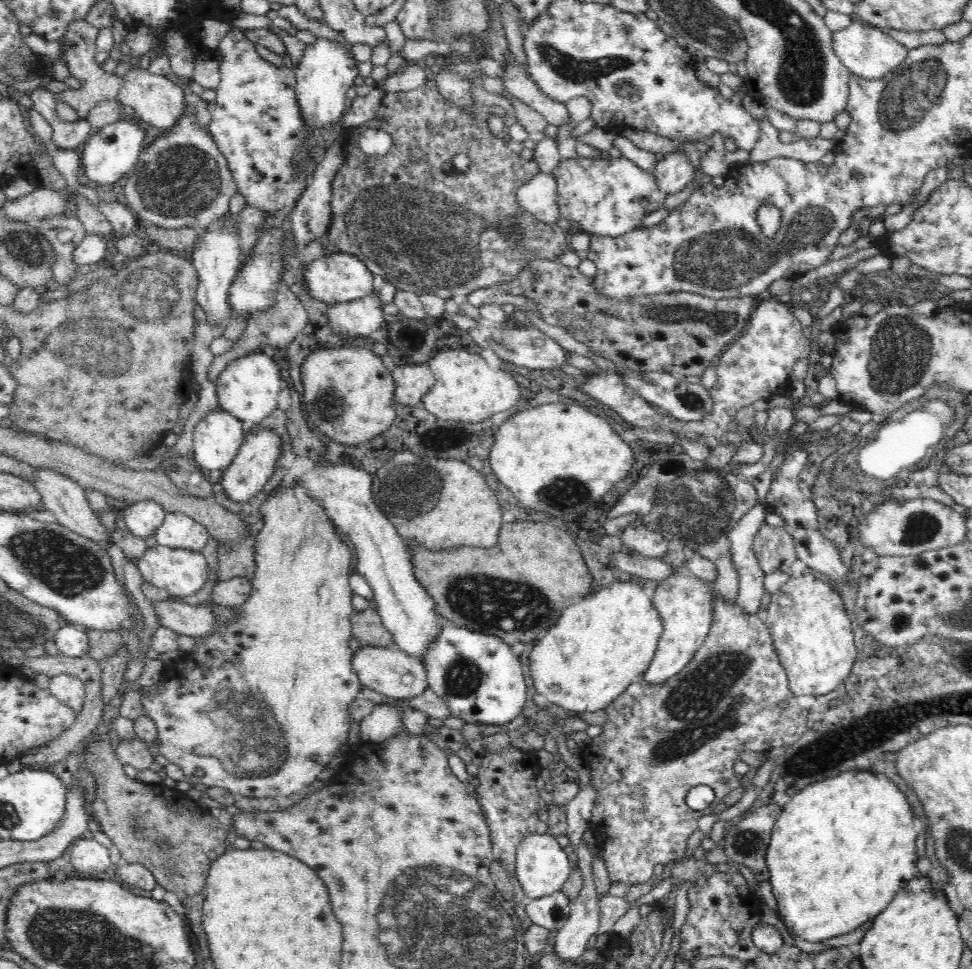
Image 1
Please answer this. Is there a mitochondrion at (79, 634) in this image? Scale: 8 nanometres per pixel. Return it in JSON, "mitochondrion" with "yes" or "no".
{"mitochondrion":"no"}

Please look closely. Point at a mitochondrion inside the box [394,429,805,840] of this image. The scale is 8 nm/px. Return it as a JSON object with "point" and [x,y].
{"point":[706,703]}

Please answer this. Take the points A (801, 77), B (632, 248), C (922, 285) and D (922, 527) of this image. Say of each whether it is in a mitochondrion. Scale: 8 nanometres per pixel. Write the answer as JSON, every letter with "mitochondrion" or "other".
{"A":"mitochondrion","B":"other","C":"other","D":"mitochondrion"}

